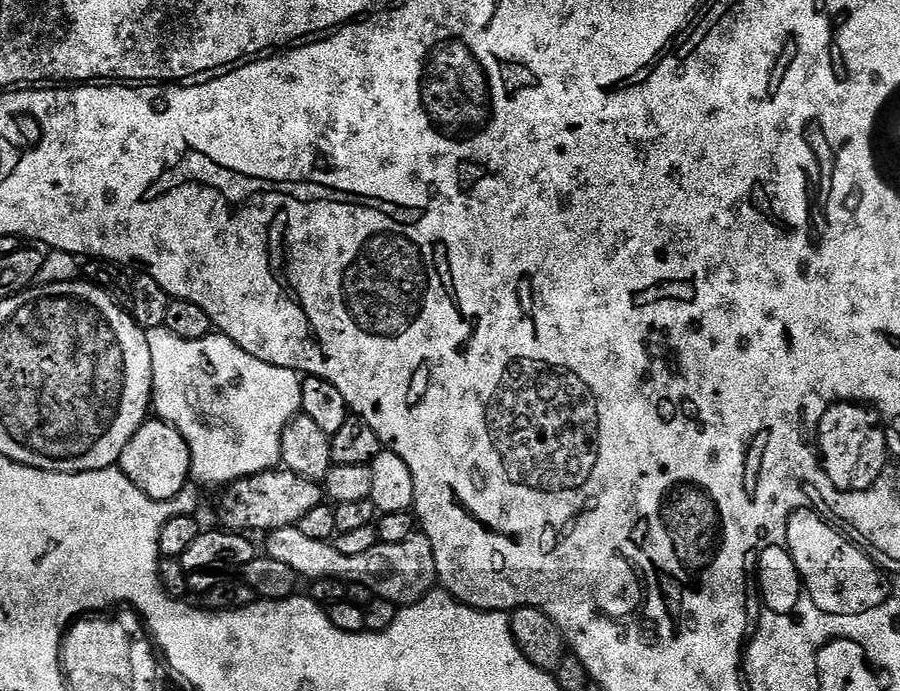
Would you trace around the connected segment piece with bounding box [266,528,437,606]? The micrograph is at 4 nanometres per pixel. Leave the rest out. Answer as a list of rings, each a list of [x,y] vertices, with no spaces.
[[[279,528],[267,533],[266,540],[266,555],[290,566],[297,577],[335,578],[341,582],[361,584],[372,591],[373,597],[389,600],[397,606],[418,602],[427,592],[433,591],[437,583],[433,550],[422,534],[414,534],[406,538],[406,542],[378,542],[370,550],[366,550],[366,554],[353,556],[342,554],[327,540],[306,538],[297,528]]]

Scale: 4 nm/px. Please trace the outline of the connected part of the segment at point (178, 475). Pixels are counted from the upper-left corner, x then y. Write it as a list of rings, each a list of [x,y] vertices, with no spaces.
[[[149,418],[134,438],[126,442],[118,468],[131,484],[152,500],[175,500],[181,495],[184,483],[190,480],[191,454],[177,429],[159,418]]]

